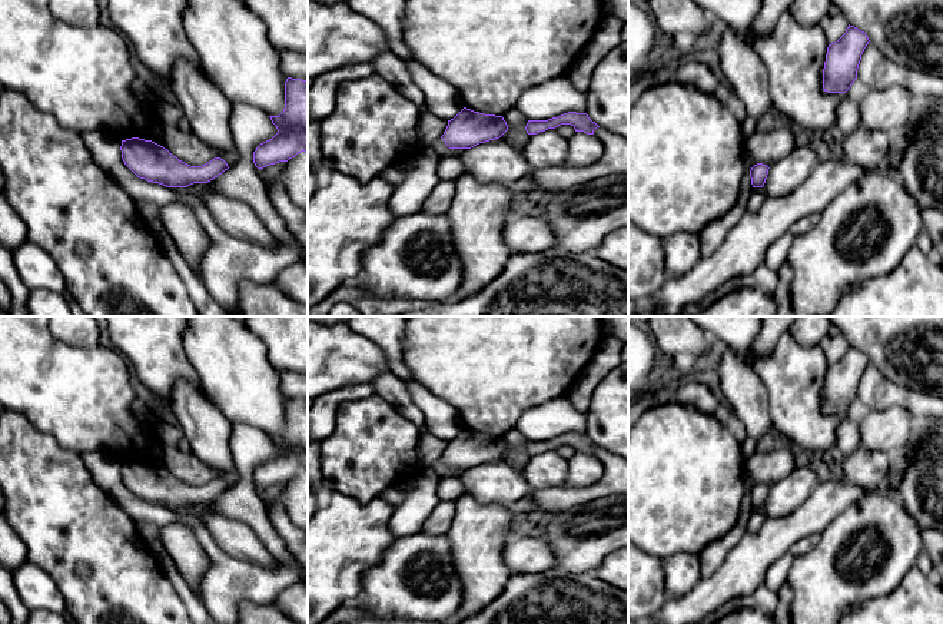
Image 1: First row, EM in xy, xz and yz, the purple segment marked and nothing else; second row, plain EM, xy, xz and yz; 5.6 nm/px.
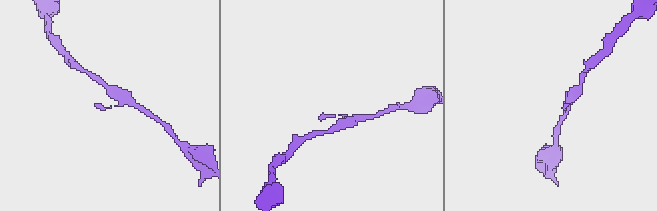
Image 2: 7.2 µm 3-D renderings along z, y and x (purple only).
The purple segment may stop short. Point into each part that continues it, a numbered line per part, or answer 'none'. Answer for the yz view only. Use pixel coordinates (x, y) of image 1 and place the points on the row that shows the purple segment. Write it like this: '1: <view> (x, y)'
none

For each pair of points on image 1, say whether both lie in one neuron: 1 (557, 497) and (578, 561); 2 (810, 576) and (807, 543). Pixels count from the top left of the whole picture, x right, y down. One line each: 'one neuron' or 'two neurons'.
1: two neurons
2: two neurons

